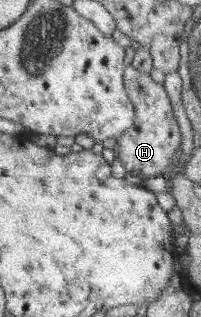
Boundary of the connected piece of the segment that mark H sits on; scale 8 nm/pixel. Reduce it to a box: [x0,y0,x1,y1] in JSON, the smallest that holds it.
[113,64,182,180]

